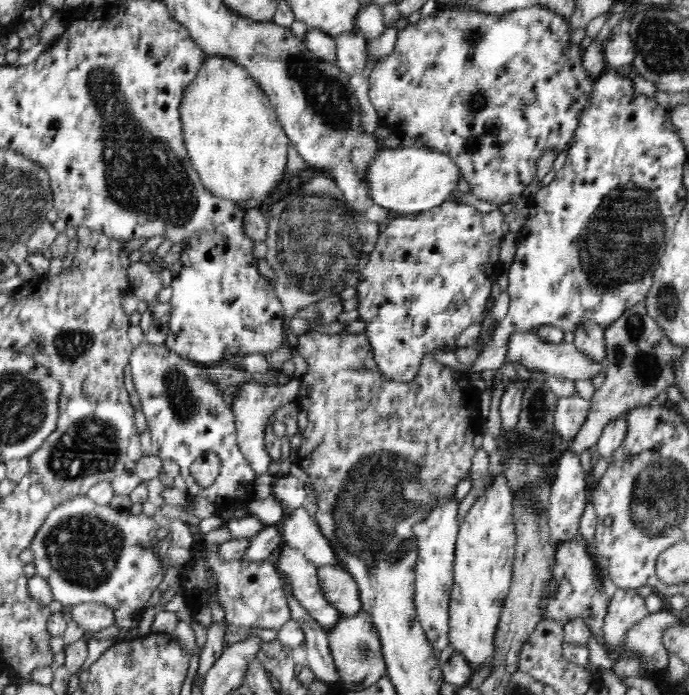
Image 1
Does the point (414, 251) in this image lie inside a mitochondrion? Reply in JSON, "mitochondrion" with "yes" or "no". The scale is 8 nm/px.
{"mitochondrion":"no"}

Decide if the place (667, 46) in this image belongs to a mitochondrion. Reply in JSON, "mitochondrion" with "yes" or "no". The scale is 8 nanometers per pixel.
{"mitochondrion":"yes"}

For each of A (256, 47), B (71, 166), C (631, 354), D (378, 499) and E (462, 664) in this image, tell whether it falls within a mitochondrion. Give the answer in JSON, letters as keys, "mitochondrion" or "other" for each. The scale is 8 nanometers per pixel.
{"A":"other","B":"other","C":"mitochondrion","D":"mitochondrion","E":"other"}

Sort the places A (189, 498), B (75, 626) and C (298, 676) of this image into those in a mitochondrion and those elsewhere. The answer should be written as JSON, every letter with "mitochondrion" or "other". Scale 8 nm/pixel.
{"A":"other","B":"other","C":"other"}

